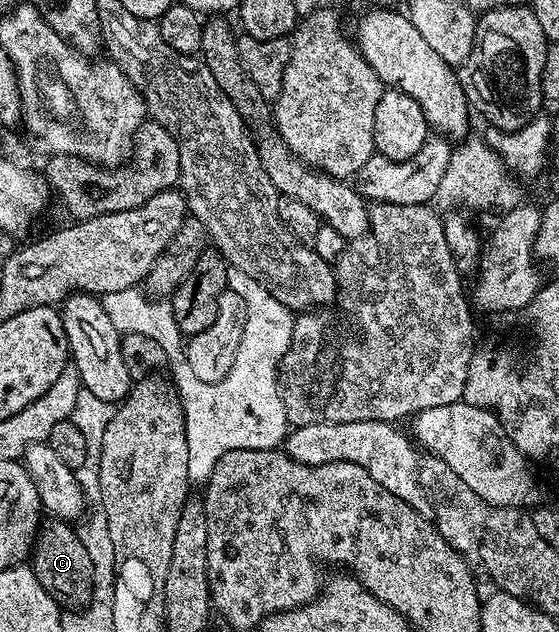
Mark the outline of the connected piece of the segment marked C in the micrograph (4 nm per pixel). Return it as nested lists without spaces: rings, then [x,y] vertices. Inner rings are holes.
[[[50,518],[41,525],[34,542],[32,567],[40,586],[63,609],[82,610],[93,601],[94,564],[88,558],[88,550],[84,550],[84,542],[67,521]]]

